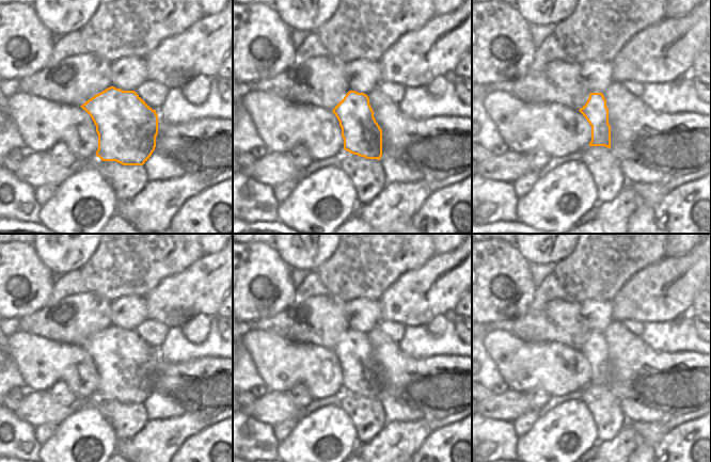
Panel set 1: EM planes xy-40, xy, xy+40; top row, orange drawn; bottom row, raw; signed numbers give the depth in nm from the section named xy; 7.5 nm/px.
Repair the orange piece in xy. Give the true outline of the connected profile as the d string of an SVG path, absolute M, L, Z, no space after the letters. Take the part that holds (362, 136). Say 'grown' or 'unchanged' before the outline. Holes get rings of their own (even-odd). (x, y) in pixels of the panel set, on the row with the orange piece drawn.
unchanged; M349 91L332 112L342 128L344 149L366 159L380 160L382 130L374 117L368 96Z

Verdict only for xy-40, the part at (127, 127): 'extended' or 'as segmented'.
as segmented

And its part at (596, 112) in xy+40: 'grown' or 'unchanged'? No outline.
unchanged

